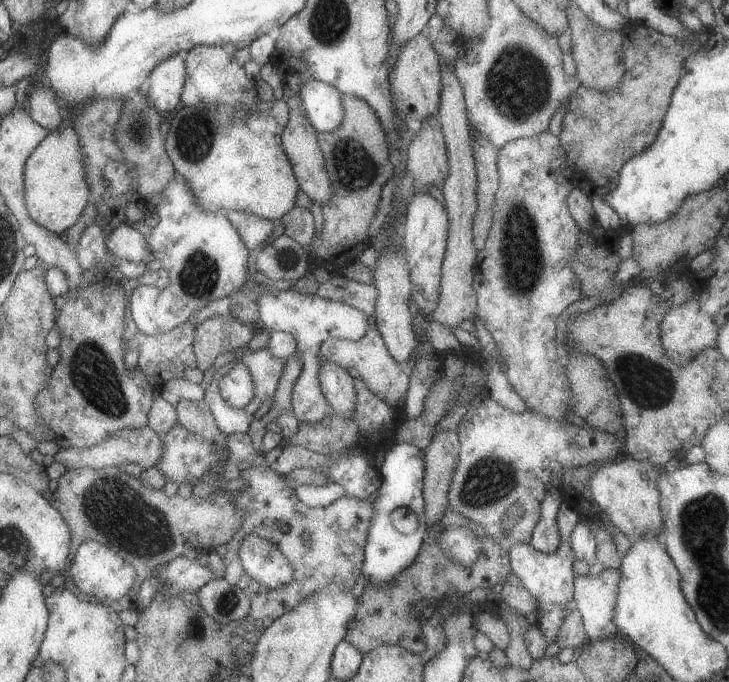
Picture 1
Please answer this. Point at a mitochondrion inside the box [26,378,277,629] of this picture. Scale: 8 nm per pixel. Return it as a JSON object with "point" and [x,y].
{"point":[117,511]}

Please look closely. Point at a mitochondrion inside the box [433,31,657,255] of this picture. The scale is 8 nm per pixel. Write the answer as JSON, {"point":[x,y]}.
{"point":[517,85]}

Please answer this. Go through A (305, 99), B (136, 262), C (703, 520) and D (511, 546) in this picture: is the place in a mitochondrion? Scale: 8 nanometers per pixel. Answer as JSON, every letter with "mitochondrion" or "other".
{"A":"other","B":"other","C":"mitochondrion","D":"other"}

